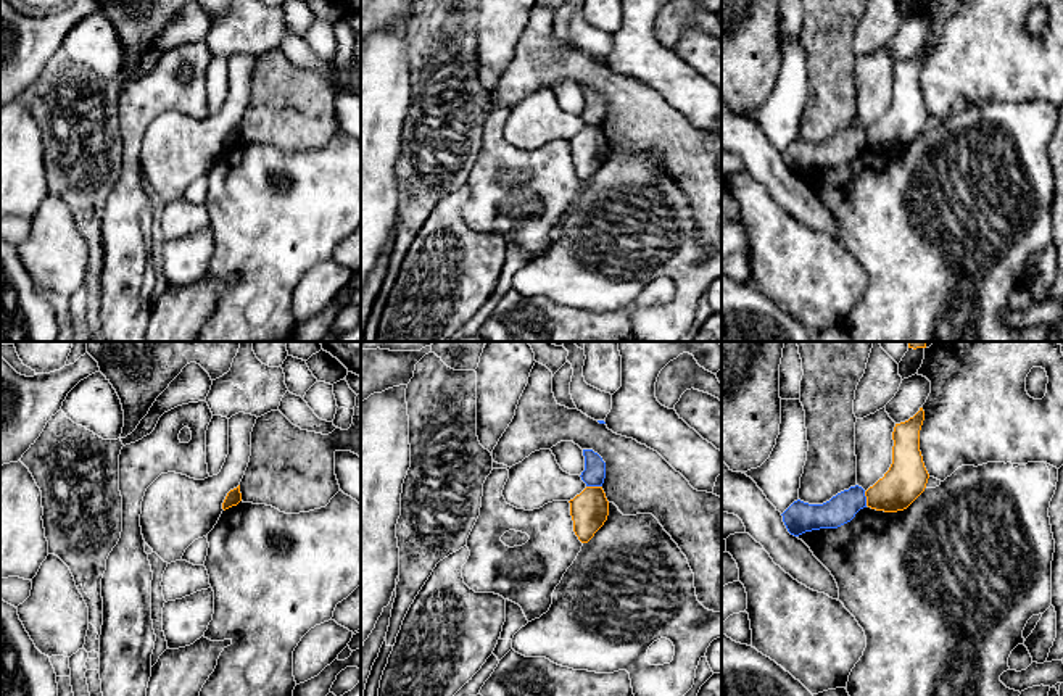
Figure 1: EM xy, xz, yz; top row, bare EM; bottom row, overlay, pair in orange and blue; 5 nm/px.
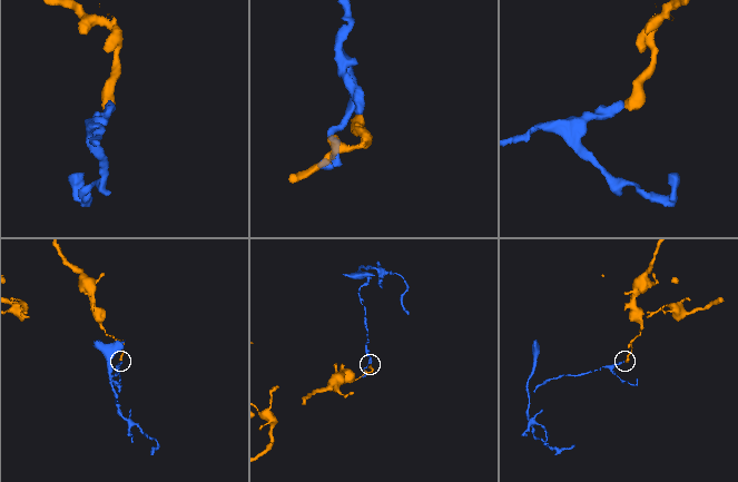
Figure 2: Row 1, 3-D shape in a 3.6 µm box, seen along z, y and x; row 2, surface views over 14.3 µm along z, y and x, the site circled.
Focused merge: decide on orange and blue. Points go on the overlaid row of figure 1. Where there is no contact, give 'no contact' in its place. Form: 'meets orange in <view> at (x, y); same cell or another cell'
meets orange in xz at (595, 487); another cell

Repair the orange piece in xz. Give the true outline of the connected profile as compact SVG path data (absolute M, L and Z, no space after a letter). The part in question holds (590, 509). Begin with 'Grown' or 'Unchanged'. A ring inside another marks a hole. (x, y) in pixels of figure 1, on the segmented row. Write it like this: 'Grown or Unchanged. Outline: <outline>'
Unchanged. Outline: M586 487L570 503L573 532L581 543L588 543L609 516L609 501L602 487Z

